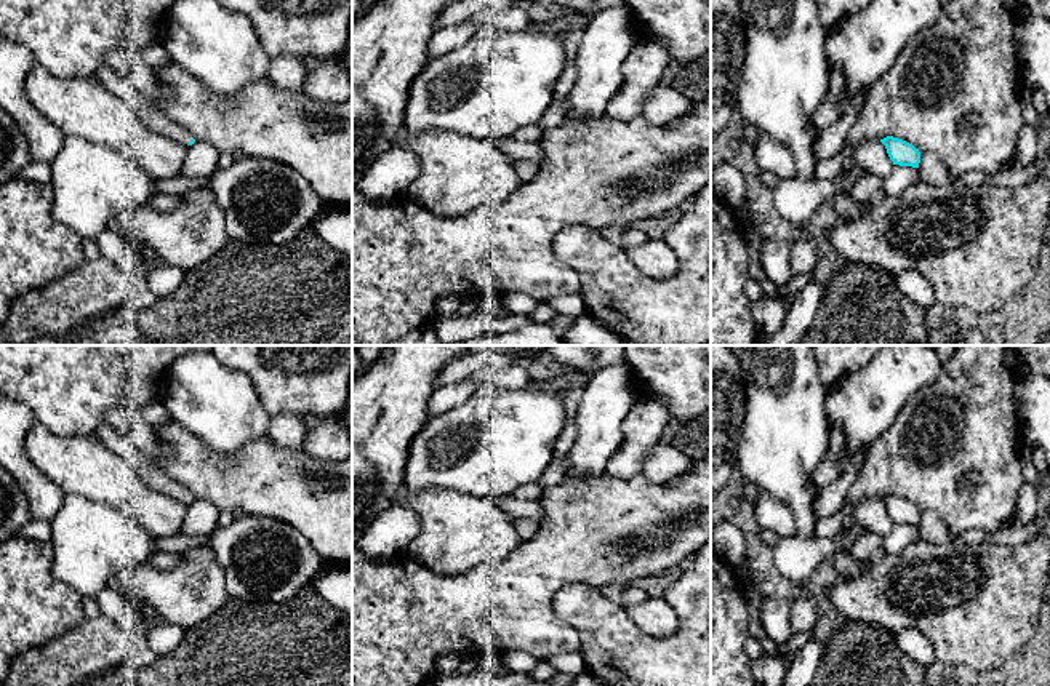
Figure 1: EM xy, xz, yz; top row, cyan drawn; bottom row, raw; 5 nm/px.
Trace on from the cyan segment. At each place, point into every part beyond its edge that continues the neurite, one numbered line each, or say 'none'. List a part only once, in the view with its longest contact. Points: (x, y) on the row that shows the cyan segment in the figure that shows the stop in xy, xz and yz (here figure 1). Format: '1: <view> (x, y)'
1: xy (154, 119)

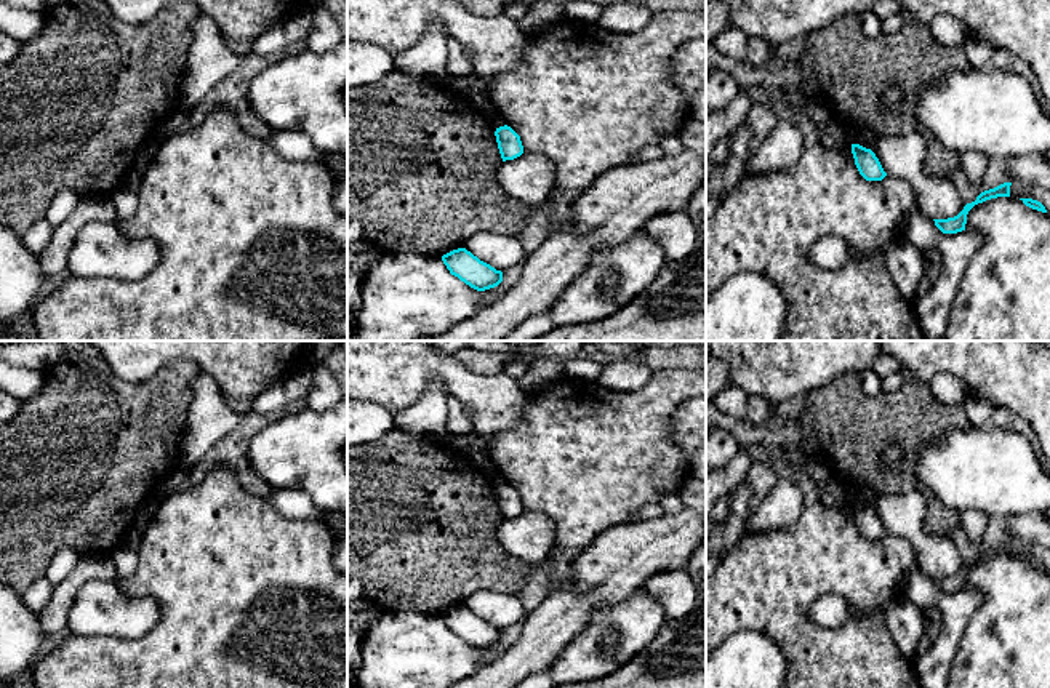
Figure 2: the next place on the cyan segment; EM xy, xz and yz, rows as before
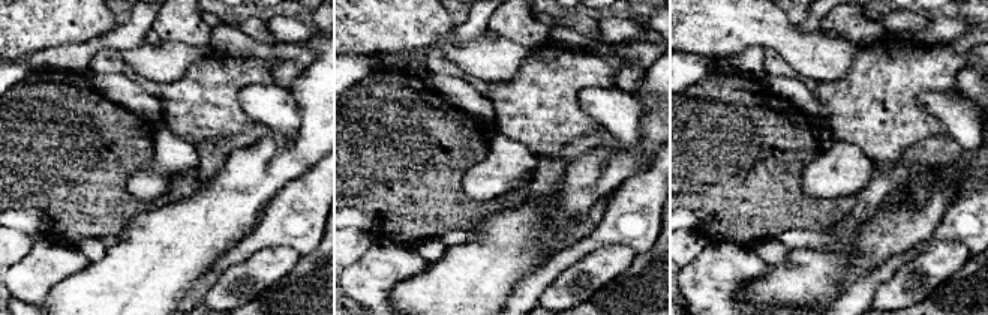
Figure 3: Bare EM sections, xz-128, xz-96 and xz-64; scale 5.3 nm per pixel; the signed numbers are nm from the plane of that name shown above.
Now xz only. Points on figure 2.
none

